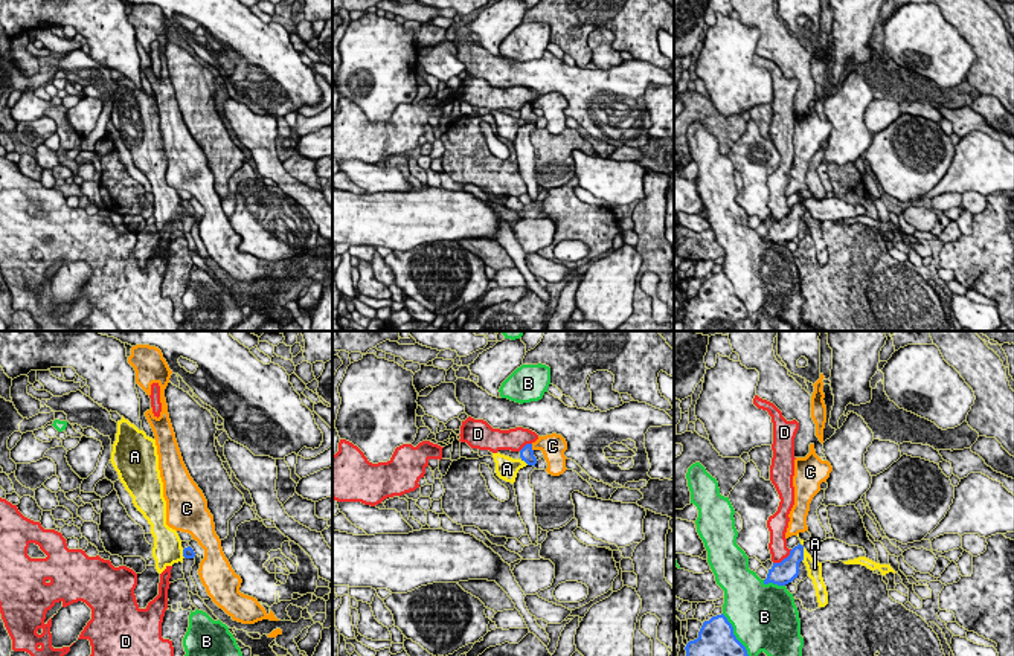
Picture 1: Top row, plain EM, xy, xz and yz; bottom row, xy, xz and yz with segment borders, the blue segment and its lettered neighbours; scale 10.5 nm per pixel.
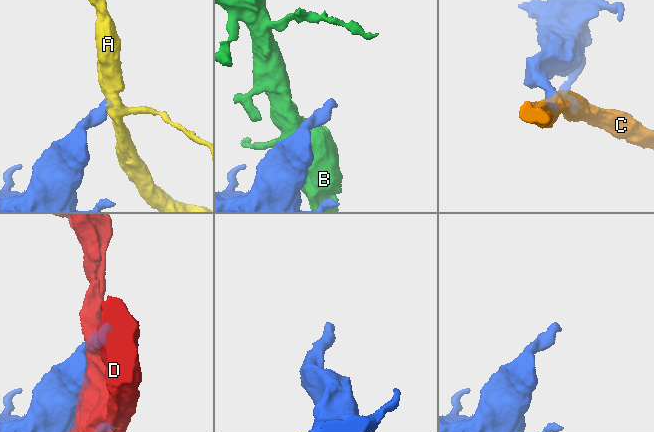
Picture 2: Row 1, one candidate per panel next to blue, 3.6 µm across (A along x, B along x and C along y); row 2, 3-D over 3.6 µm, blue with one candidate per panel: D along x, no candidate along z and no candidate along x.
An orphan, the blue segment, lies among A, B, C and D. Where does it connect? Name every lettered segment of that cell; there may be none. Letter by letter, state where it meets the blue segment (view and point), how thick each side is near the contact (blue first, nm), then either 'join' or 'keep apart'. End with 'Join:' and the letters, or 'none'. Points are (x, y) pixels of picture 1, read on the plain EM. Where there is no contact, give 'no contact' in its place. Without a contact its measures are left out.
A: meets blue in yz at (802, 212); 240 nm thick on the blue side, 160 nm on the other; keep apart
B: meets blue in yz at (738, 299); 500 nm thick on the blue side, 500 nm on the other; keep apart
C: meets blue in xz at (531, 106); 160 nm thick on the blue side, 260 nm on the other; keep apart
D: meets blue in yz at (784, 217); 240 nm thick on the blue side, 190 nm on the other; keep apart
Join: none

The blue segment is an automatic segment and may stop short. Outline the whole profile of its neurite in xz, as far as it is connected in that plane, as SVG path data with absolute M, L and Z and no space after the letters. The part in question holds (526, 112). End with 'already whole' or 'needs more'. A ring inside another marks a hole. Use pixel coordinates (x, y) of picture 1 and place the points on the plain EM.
M526 102L520 108L520 116L528 124L518 128L512 143L517 154L520 175L526 183L532 203L535 203L538 198L538 183L535 175L535 151L534 145L531 143L531 131L535 128L537 116L534 114L532 102Z | needs more

